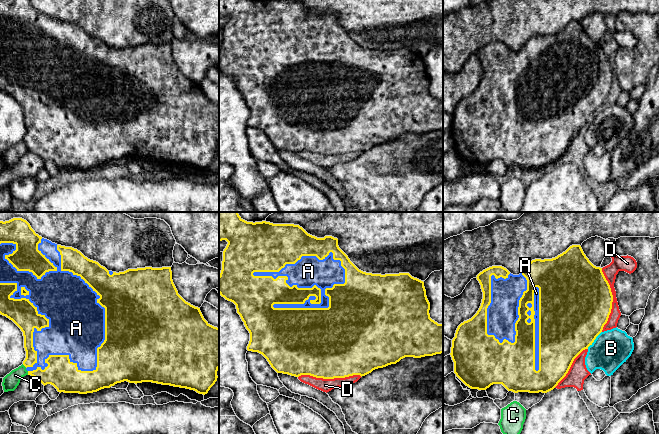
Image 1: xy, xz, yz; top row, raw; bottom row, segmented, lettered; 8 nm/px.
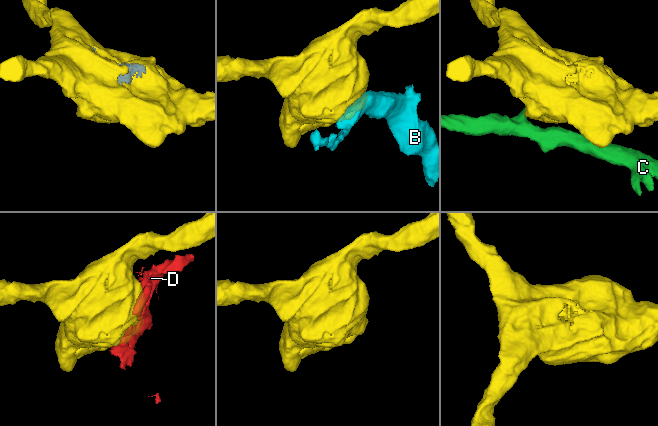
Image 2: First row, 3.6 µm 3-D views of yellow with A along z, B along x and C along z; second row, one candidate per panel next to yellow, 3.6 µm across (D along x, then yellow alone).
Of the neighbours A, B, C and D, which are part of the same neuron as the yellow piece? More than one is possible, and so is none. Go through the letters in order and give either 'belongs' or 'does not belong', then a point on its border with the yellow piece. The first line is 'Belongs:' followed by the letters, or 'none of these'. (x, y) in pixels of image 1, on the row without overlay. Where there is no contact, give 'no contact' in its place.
Belongs: A
A: belongs | xz (309, 31)
B: does not belong | yz (594, 115)
C: does not belong | xy (24, 141)
D: does not belong | yz (612, 76)

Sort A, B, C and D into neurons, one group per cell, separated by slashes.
A / B / C / D

